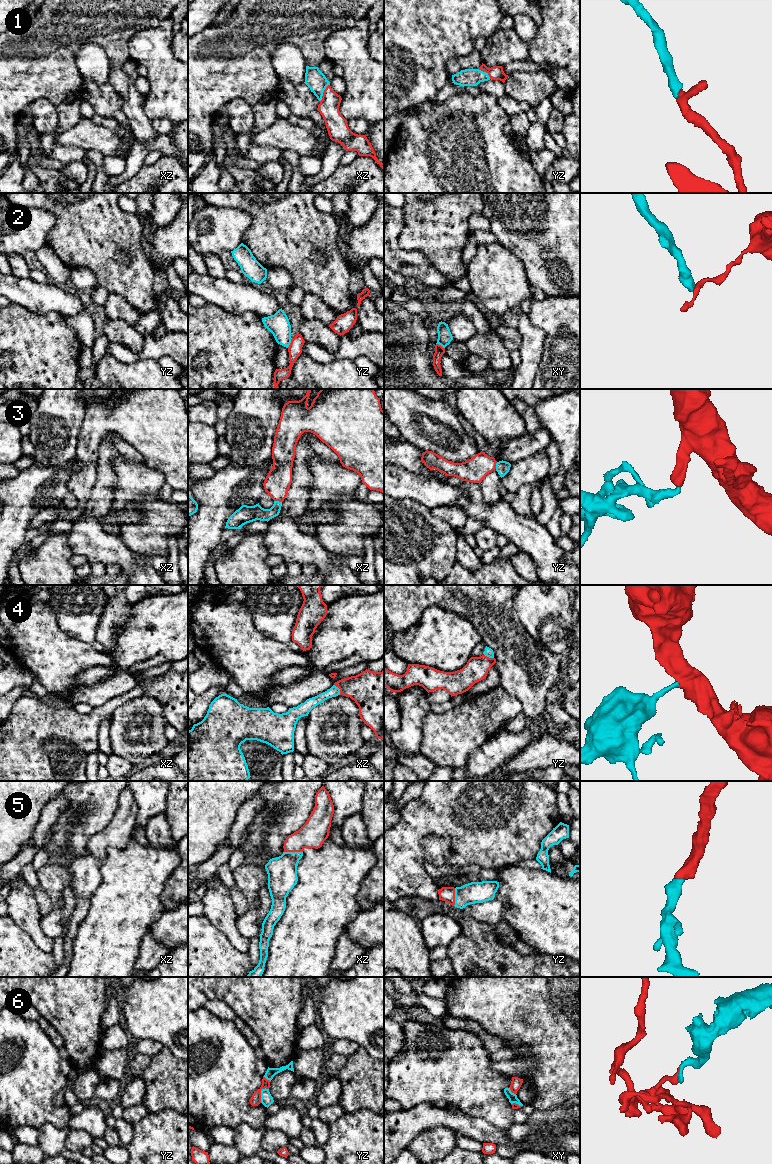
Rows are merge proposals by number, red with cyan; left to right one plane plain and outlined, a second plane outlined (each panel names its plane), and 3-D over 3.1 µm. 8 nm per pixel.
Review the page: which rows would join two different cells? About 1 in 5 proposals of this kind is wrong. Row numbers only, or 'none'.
2, 4, 6

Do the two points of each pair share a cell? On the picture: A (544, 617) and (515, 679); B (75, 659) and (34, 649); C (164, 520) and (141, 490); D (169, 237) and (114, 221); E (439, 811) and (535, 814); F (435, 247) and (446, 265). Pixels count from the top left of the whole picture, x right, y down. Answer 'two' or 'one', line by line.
A: two
B: one
C: two
D: two
E: one
F: one

